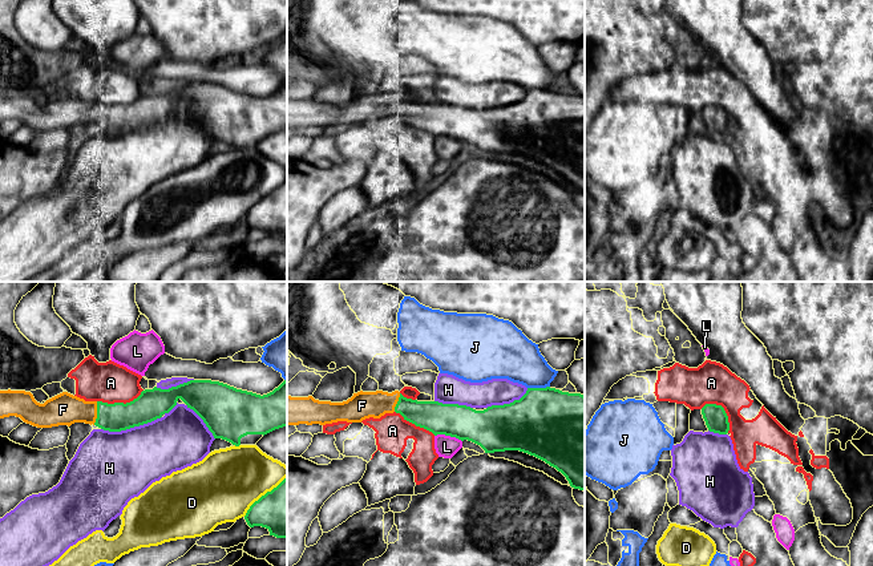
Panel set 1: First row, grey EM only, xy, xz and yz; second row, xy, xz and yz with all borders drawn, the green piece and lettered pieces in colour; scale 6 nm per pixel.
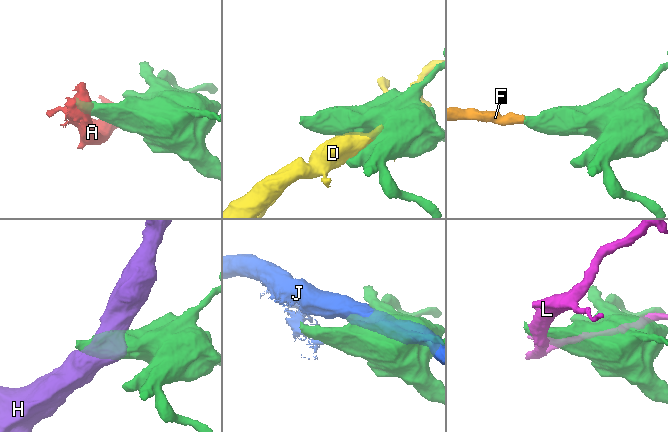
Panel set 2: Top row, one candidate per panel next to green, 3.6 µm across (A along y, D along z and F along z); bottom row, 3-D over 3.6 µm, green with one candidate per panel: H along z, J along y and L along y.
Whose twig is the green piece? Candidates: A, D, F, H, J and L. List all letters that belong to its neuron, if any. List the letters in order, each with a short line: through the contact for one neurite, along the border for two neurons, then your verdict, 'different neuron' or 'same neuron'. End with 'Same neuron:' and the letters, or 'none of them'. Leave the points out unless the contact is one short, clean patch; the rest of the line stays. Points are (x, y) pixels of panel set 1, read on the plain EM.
A: different neuron
D: different neuron
F: same neuron
H: different neuron
J: different neuron
L: different neuron
Same neuron: F

